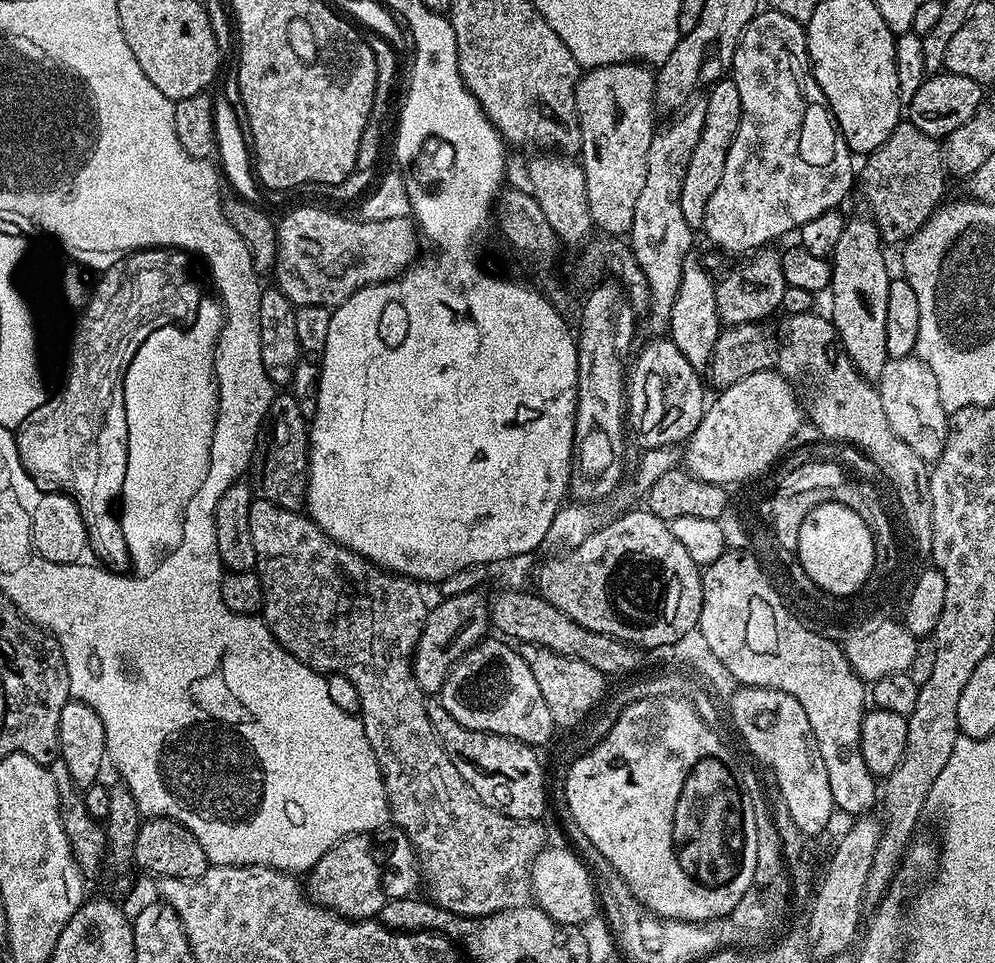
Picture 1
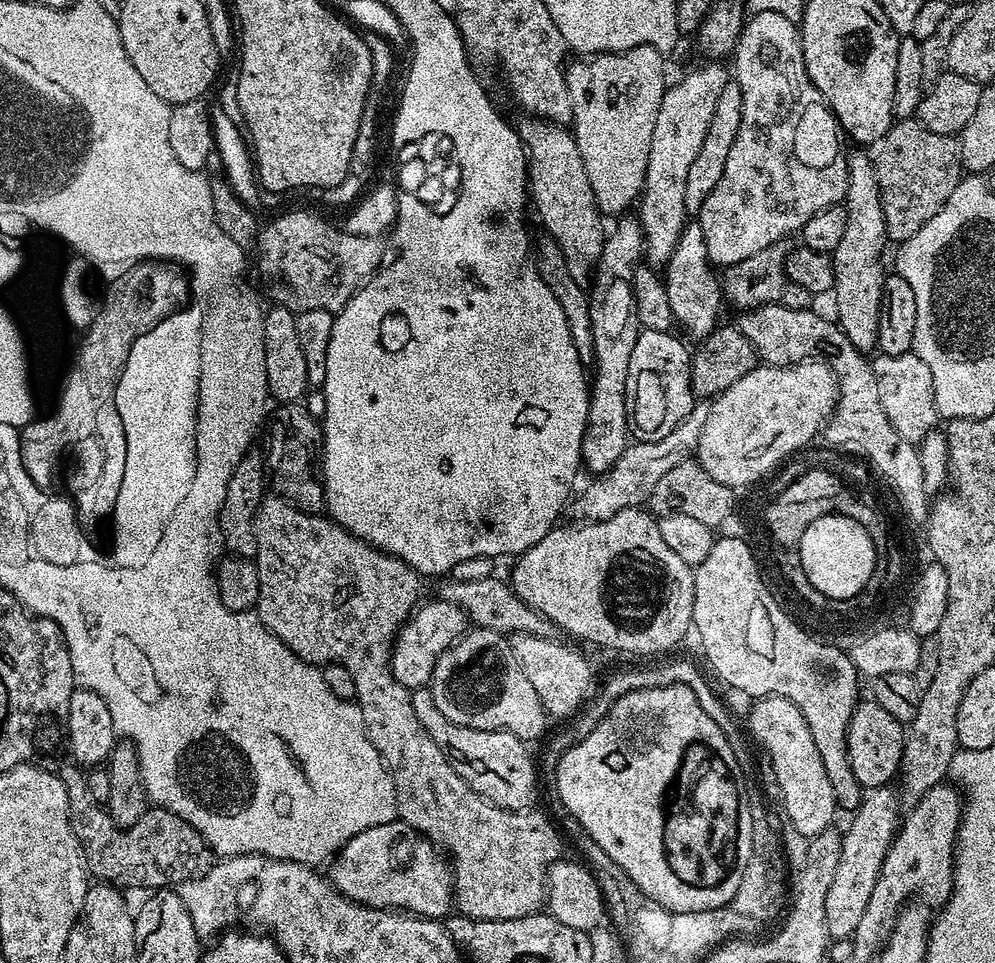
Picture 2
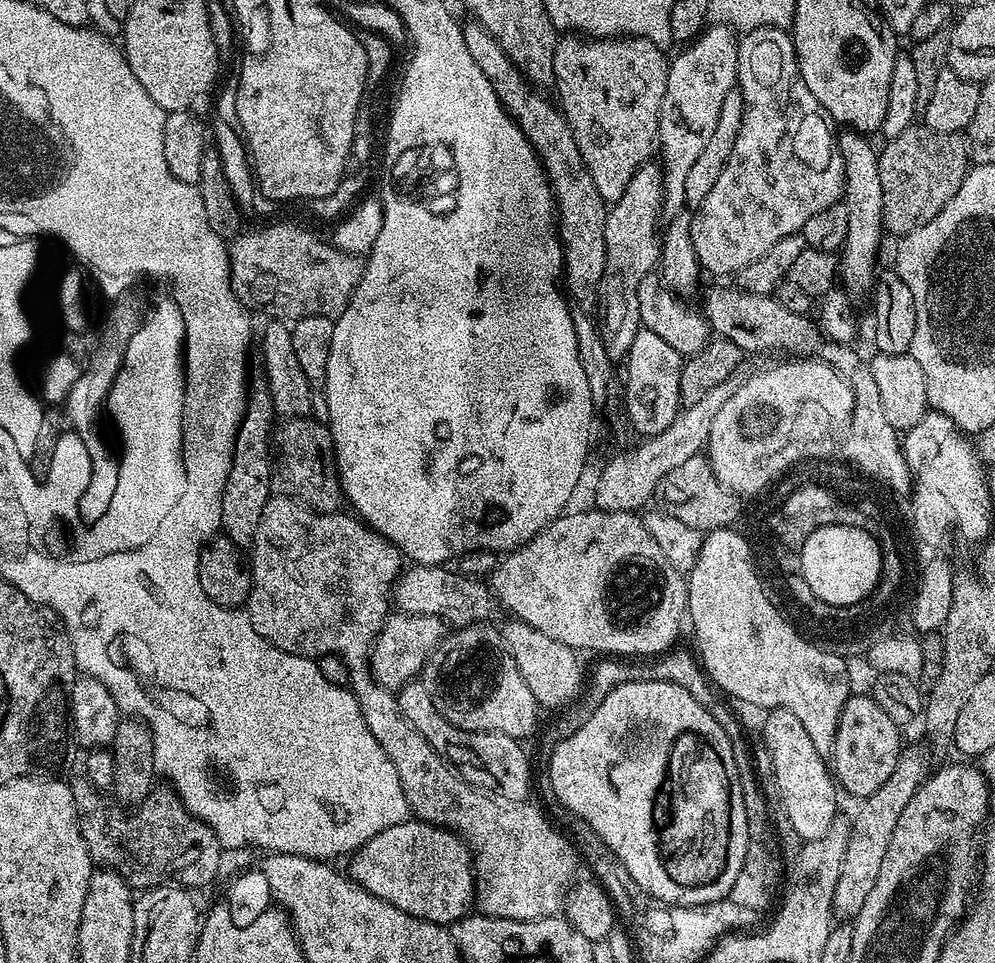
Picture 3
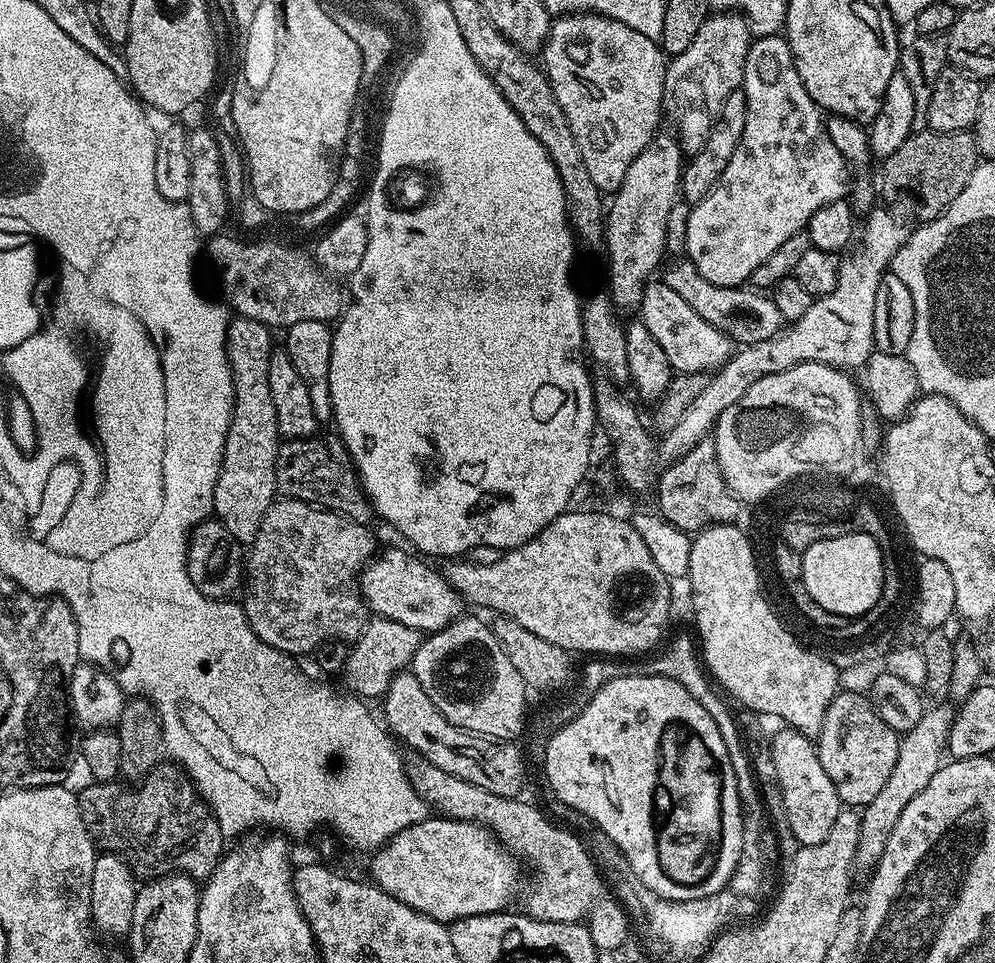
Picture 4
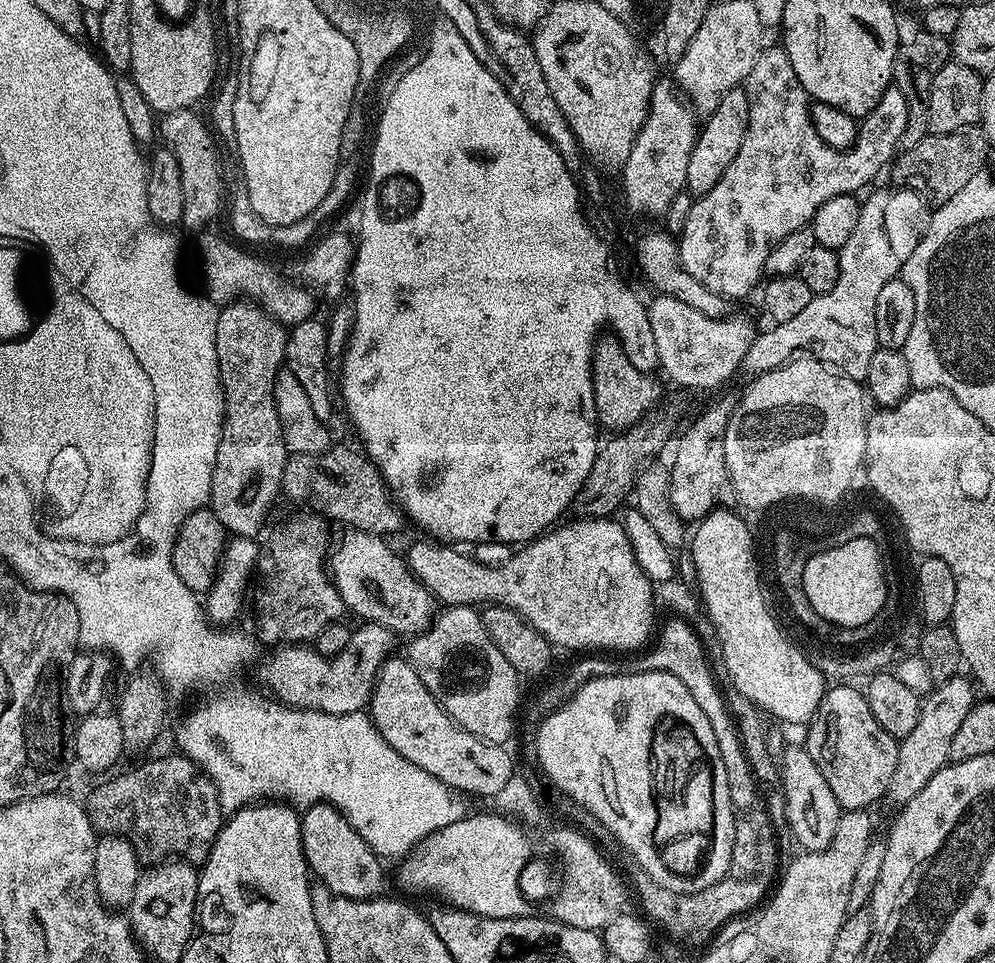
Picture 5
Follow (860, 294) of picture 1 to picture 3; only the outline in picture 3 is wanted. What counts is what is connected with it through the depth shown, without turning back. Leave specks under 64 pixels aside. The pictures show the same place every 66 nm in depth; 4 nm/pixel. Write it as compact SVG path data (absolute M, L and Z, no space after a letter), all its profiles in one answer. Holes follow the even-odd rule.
M844 130L841 133L841 136L838 136L838 151L844 185L842 202L846 206L846 214L850 214L850 223L846 229L846 242L838 253L839 279L845 284L843 287L849 293L864 291L867 293L875 285L878 275L876 255L880 252L880 239L886 236L882 178L878 174L880 158L877 149L875 147L872 149L872 144L868 141L871 139L865 133L851 130Z

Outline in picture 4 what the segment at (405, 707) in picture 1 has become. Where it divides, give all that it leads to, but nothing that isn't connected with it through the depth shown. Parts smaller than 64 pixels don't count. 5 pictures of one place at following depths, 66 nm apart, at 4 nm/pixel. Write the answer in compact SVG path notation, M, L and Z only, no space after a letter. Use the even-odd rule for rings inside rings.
M273 500L246 552L242 607L254 634L262 642L289 654L315 653L317 646L327 640L354 642L359 638L366 623L366 605L358 581L365 564L378 552L372 530L369 525L359 524L339 512L326 512L301 500ZM413 755L411 759L412 761L409 759L406 764L410 782L414 786L416 793L420 795L420 797L423 798L429 806L434 806L435 811L439 813L439 815L446 816L450 820L470 820L474 824L481 824L481 826L483 828L487 828L488 831L491 832L492 835L495 836L496 839L499 840L500 843L503 844L513 856L519 858L521 861L523 861L523 863L524 860L526 863L528 863L528 868L530 871L532 871L533 884L532 889L530 889L528 892L528 897L526 897L524 900L523 911L527 913L527 915L533 916L535 920L541 920L542 922L562 922L563 924L579 924L585 919L585 917L587 917L588 913L591 912L592 907L595 906L596 901L601 899L602 892L600 892L600 884L602 888L602 877L600 875L599 868L597 868L596 863L590 858L590 854L584 849L579 836L577 836L575 832L564 826L557 826L558 828L555 828L554 825L556 824L553 823L553 821L549 819L549 817L545 815L545 813L541 811L539 807L536 809L534 805L527 804L527 802L524 800L516 800L517 797L515 795L499 796L490 790L482 790L482 786L474 786L462 778L451 776L442 770L438 770L438 766L434 766L429 760L425 760L422 756Z

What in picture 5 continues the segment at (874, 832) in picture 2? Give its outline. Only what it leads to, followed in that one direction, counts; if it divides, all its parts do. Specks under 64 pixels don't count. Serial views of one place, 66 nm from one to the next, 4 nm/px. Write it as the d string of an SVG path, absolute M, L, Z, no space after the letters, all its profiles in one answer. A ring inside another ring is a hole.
M957 674L945 684L938 684L923 697L920 705L920 717L914 725L914 730L906 734L906 738L899 741L898 766L894 766L894 778L890 778L886 796L893 800L896 806L903 806L938 770L942 770L949 763L950 742L954 742L954 734L958 734L958 726L970 714L973 704L977 703L978 692L971 679L963 680L963 675Z

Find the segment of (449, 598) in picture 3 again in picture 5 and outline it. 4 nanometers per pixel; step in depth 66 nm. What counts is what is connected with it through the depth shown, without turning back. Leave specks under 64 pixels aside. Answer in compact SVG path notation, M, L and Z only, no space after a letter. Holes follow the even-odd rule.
M348 530L340 545L330 552L330 579L336 585L345 609L357 612L361 621L386 626L394 634L419 634L432 626L438 615L438 601L416 581L403 555L396 556L383 536Z

